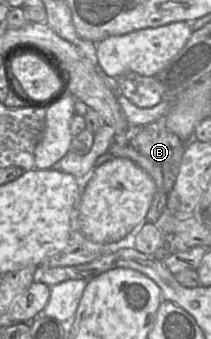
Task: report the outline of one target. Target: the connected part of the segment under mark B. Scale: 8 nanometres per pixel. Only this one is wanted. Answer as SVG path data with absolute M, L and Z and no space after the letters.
M164 118L144 126L130 125L124 132L115 133L108 150L97 158L95 166L116 157L124 157L145 170L155 183L155 193L146 222L155 224L159 217L167 211L168 198L176 180L186 145L187 142L182 141L166 127Z

